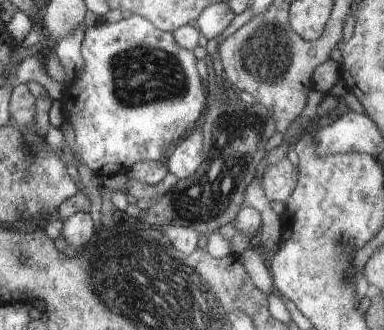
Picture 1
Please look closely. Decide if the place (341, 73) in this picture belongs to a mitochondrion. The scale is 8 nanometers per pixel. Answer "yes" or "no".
no

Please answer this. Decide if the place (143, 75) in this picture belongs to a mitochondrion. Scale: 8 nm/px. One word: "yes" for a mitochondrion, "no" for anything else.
yes

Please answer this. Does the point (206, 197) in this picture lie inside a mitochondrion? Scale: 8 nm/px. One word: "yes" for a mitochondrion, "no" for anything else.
yes

